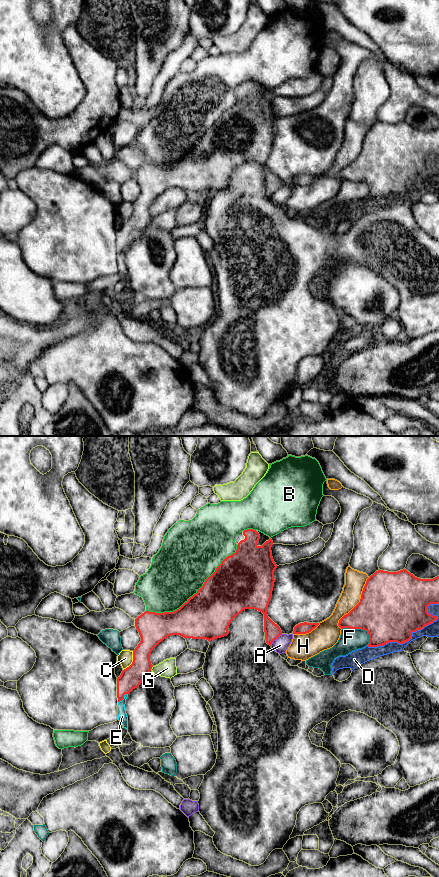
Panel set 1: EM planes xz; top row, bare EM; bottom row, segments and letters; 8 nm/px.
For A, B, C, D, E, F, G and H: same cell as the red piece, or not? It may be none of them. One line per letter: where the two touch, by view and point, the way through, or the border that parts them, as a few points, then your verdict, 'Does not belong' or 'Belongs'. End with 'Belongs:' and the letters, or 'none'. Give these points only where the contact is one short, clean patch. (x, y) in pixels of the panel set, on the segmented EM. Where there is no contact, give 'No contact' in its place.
A: Touches red at xz (275, 639). Boundary: xz (282, 634), (270, 645). Does not belong
B: Touches red at xz (197, 592). Does not belong
C: Touches red at xz (133, 661). Boundary: xz (133, 651), (133, 661), (123, 670). Does not belong
D: Touches red at xz (413, 631). Does not belong
E: Touches red at xz (123, 698). Path across: xz (131, 677), (124, 686), (123, 698), (122, 716). Belongs
F: Touches red at xz (361, 629). Does not belong
G: Touches red at xz (151, 668). Does not belong
H: Touches red at xz (357, 604). Does not belong
Belongs: E

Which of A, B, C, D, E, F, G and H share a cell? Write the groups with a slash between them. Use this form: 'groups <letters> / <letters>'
groups A / B / C / D / E / F / G / H

